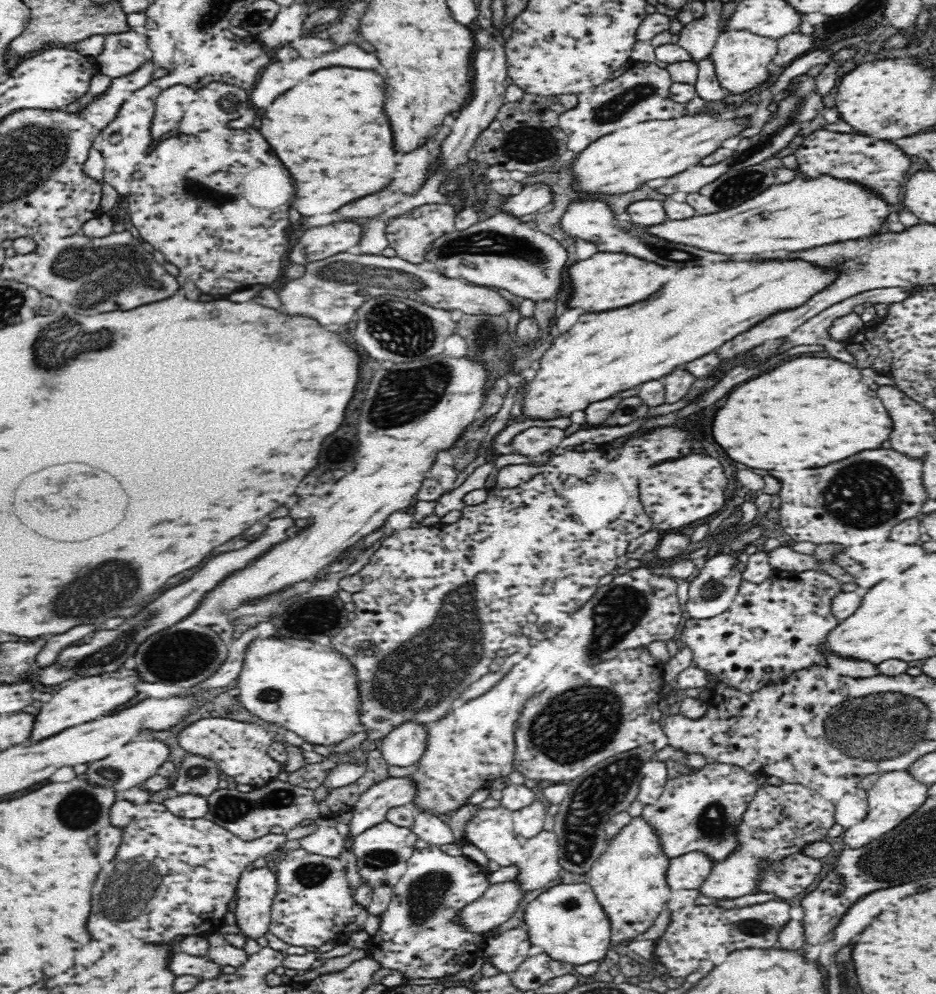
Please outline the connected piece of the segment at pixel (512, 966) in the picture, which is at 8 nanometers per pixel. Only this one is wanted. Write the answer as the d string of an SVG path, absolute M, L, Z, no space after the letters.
M518 926L505 930L496 937L485 937L485 948L482 953L502 972L518 970L518 966L533 952L527 930Z

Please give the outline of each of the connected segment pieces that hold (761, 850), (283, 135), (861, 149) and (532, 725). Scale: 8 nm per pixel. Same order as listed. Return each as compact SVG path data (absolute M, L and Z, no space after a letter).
M782 782L779 785L766 783L764 786L758 786L754 798L751 798L748 804L746 812L742 814L742 820L735 829L738 847L728 854L722 862L714 862L711 873L699 888L704 896L725 899L752 894L754 890L757 890L761 876L765 873L768 865L780 862L783 858L803 853L805 847L814 842L824 842L828 837L828 829L835 824L835 803L826 800L815 790L796 782Z
M332 66L306 76L300 84L278 96L262 118L260 132L276 150L276 156L290 170L296 186L294 208L302 216L332 214L340 206L386 188L396 170L396 152L392 148L392 132L384 114L384 78L372 70L352 70Z
M821 129L802 138L802 142L795 150L799 176L815 179L828 175L838 180L864 185L868 190L880 194L888 204L898 204L903 198L900 186L905 182L904 175L911 165L910 156L900 150L896 144L872 140L870 136L831 132Z
M638 646L618 652L616 658L585 667L580 673L561 677L555 683L548 684L542 692L534 692L528 700L524 700L522 713L514 724L515 770L530 780L568 783L597 762L646 744L648 734L652 734L652 713L657 710L662 698L662 670L662 663L654 658L648 648Z

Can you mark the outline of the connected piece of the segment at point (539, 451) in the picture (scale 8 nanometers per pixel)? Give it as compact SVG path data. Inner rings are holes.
M532 426L517 434L511 441L516 454L541 459L547 455L550 448L561 446L566 438L564 429L551 426Z

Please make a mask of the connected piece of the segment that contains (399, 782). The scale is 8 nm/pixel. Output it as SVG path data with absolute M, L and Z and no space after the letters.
M413 775L403 777L386 777L373 784L363 792L358 802L350 810L353 813L350 820L349 836L345 841L345 848L353 848L353 839L370 826L380 824L386 820L386 812L396 806L411 805L417 793Z

